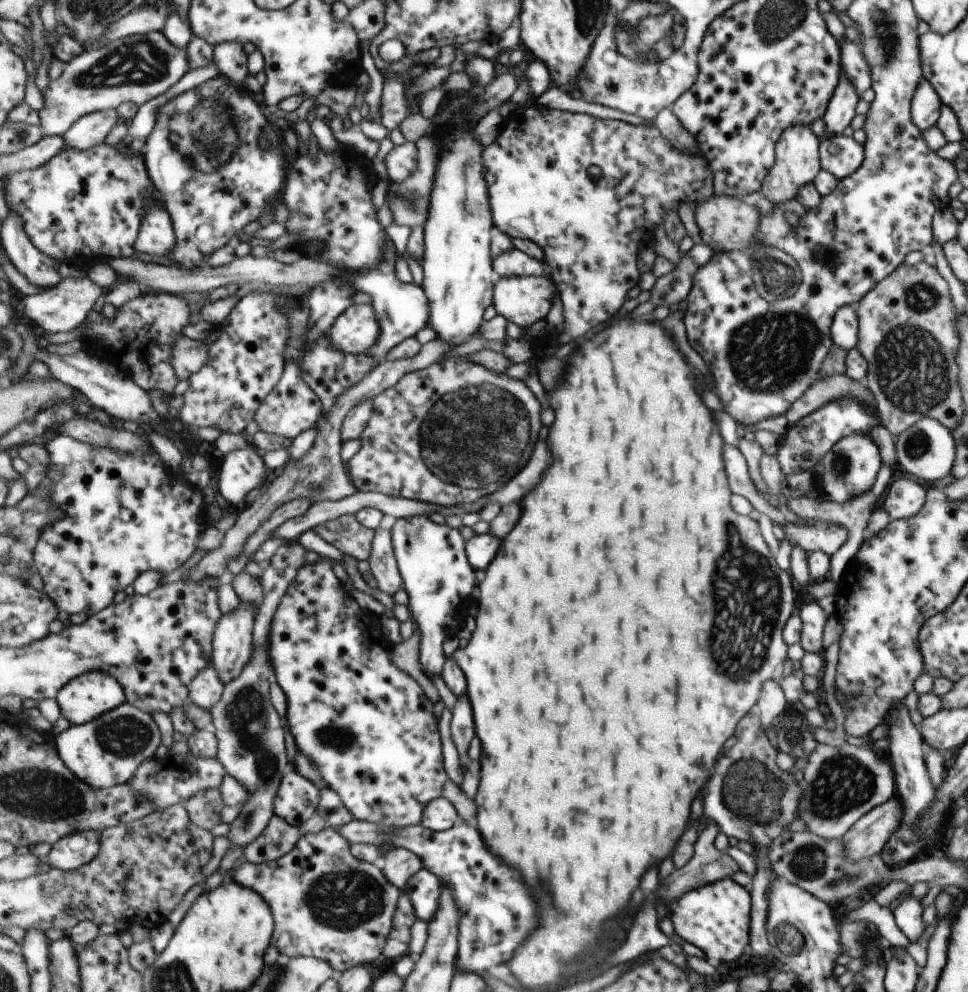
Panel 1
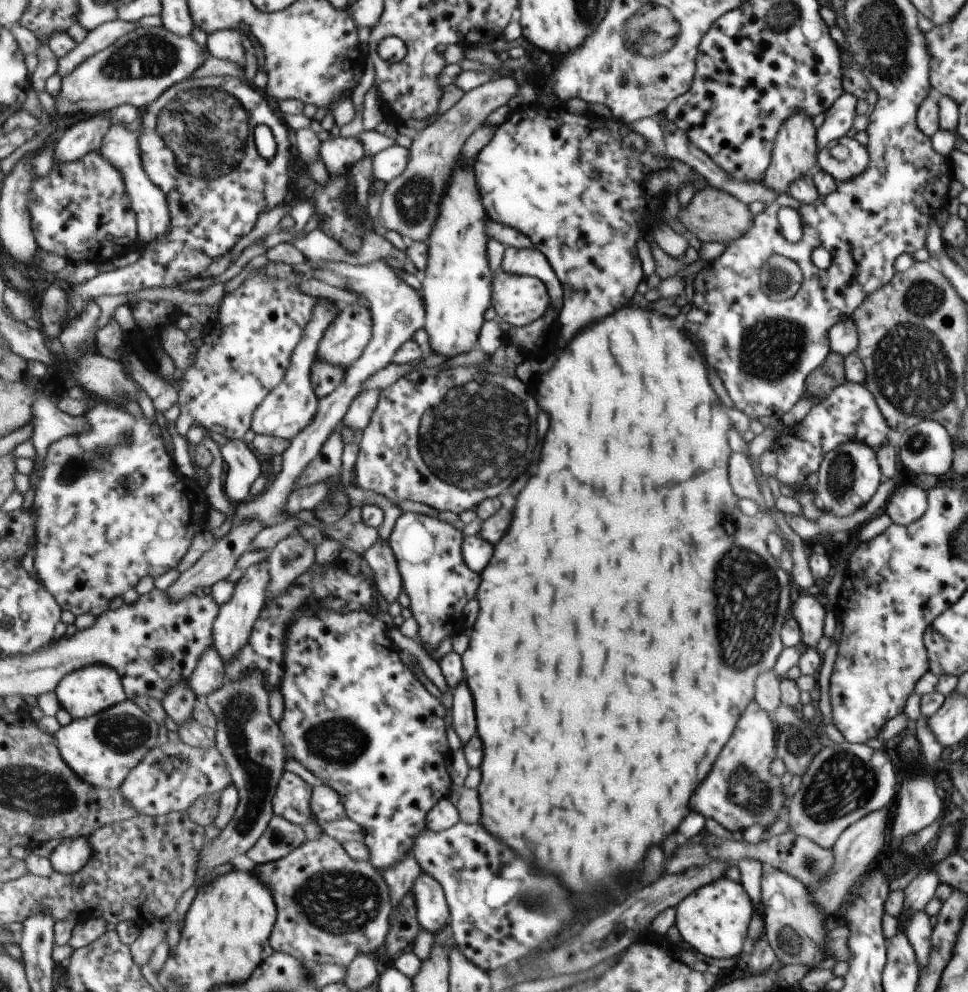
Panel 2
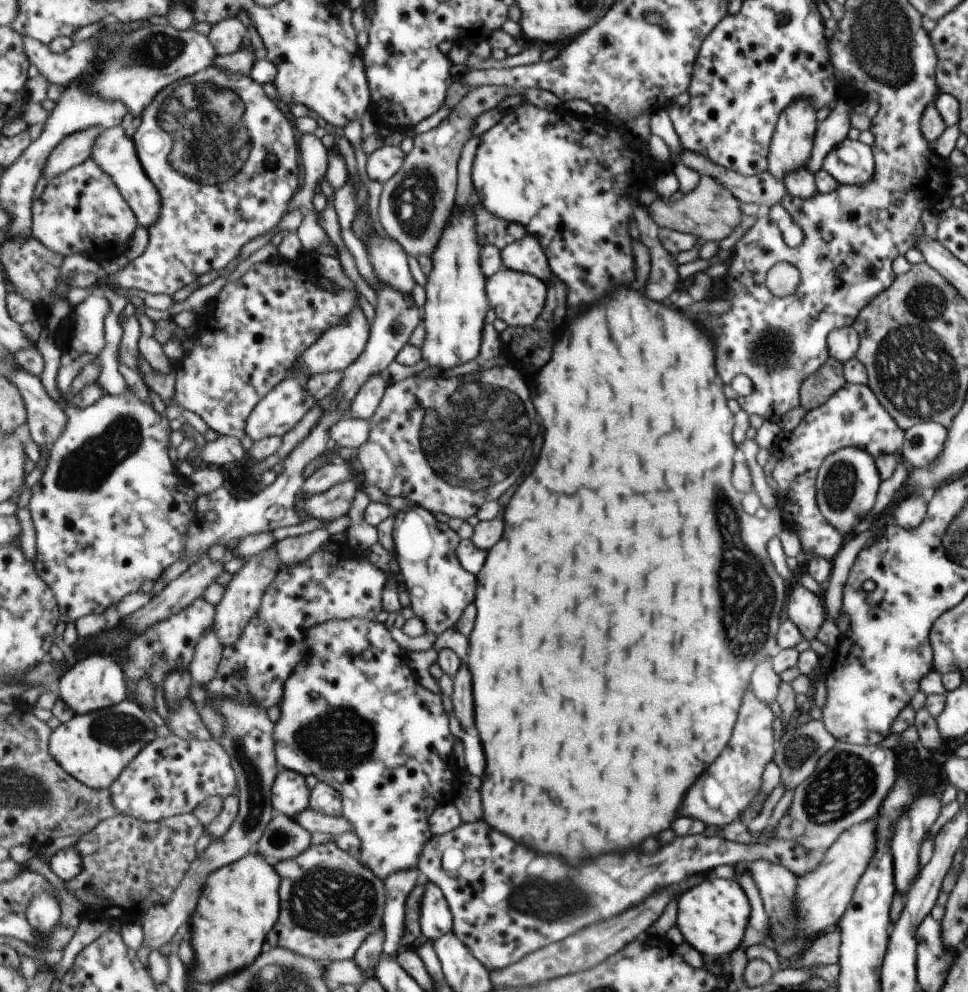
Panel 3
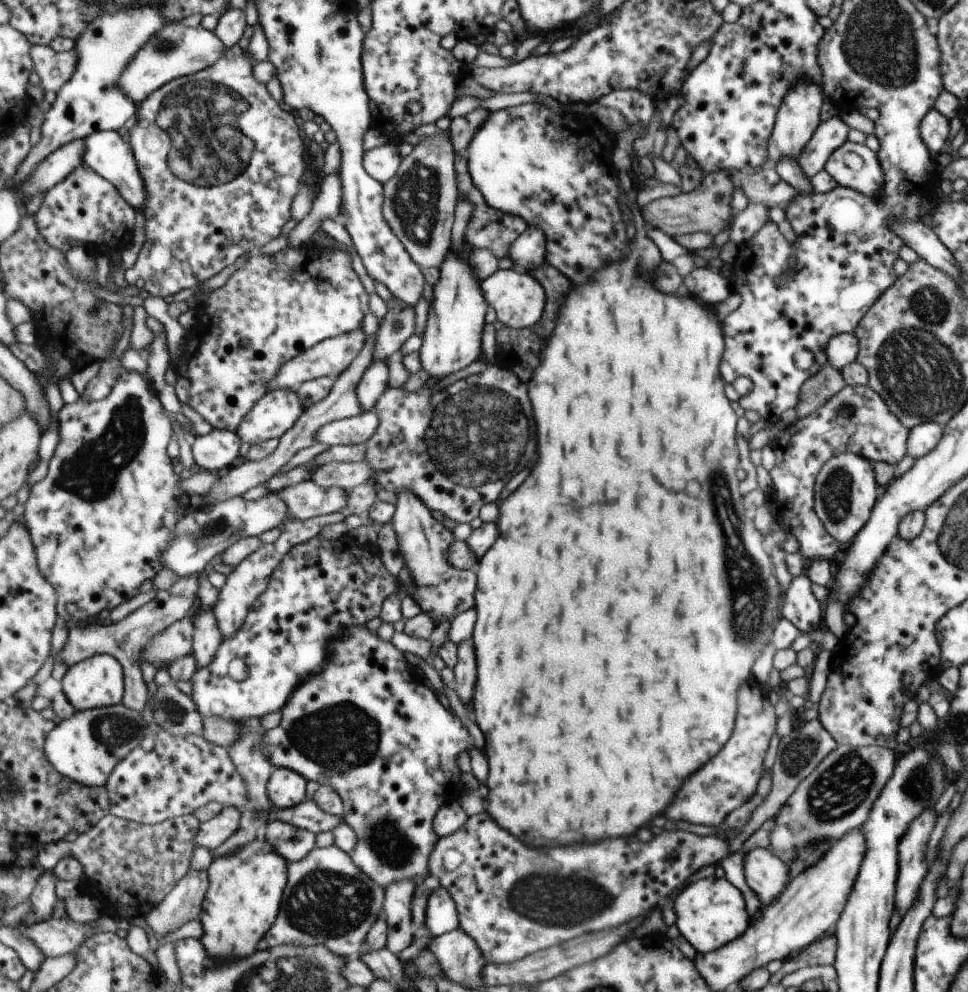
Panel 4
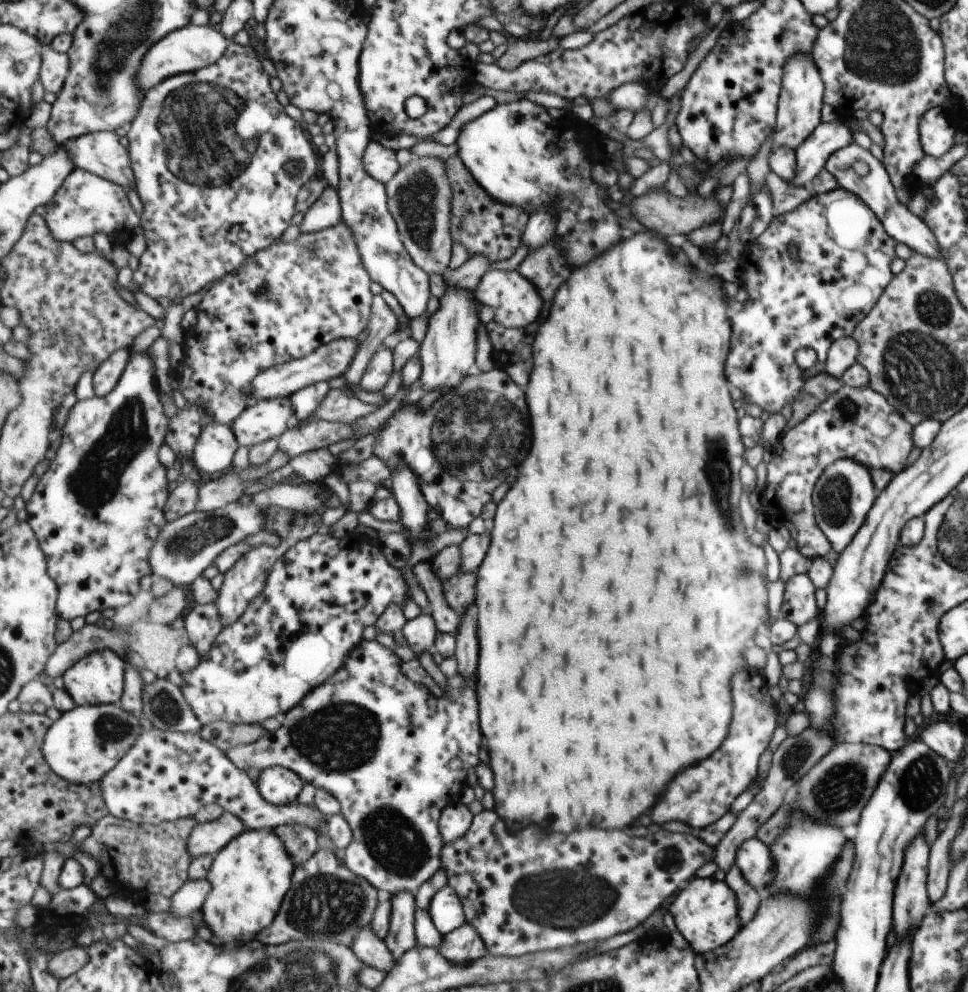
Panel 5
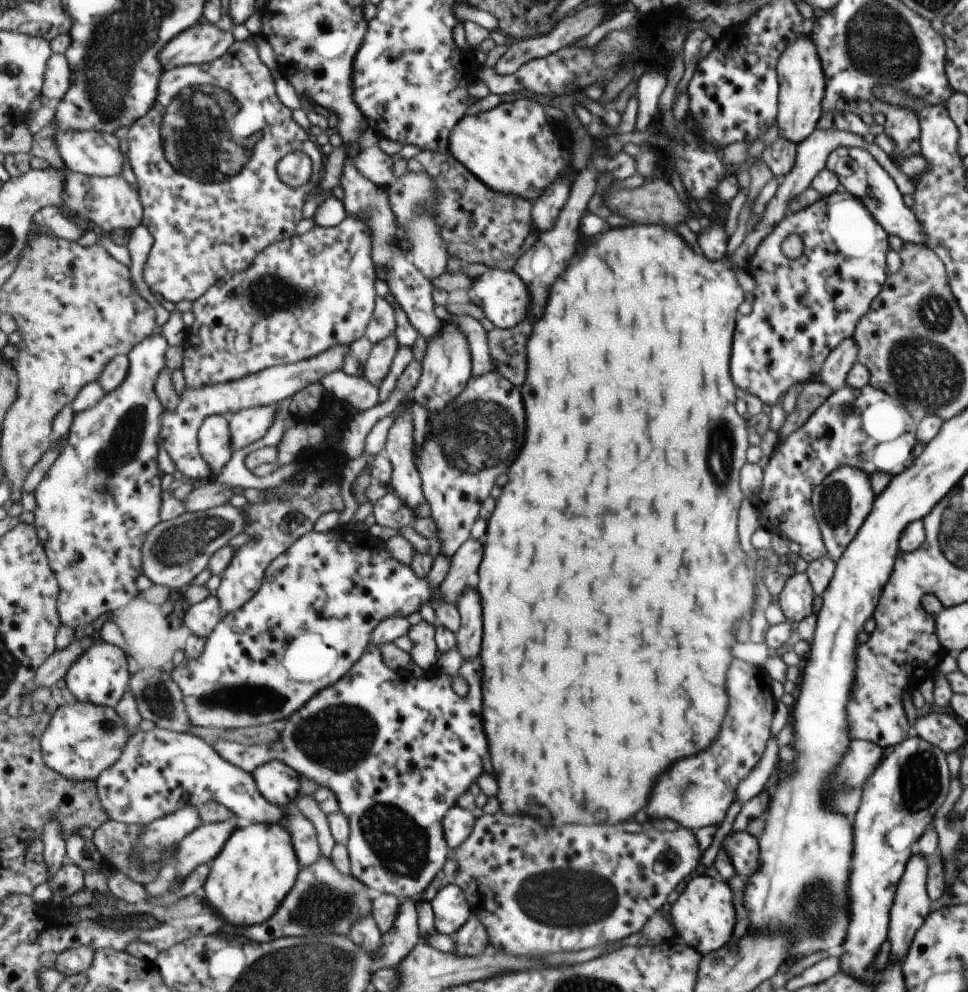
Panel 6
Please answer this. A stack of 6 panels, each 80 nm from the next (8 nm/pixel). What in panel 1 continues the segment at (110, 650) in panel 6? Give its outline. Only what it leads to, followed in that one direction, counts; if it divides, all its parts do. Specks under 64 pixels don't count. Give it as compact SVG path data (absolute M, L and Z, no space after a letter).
M97 671L74 678L60 690L56 700L61 716L72 726L95 721L127 702L121 683L115 677Z

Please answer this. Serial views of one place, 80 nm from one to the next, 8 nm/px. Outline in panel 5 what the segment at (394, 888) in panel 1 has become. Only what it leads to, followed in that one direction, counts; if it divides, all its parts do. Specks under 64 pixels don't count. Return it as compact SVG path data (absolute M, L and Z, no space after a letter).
M320 848L311 859L297 867L293 875L292 889L285 897L277 915L277 922L261 934L265 944L281 944L291 940L330 940L351 947L360 932L369 927L380 906L379 889L365 877L351 870L331 849Z

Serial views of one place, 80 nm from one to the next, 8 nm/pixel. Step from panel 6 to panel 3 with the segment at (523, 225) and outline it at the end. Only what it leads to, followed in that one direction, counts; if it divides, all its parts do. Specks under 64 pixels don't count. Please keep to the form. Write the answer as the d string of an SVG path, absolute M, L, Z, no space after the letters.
M475 200L475 212L478 218L478 235L482 246L496 244L503 250L506 246L523 241L528 236L528 230L523 225L491 214L477 200Z

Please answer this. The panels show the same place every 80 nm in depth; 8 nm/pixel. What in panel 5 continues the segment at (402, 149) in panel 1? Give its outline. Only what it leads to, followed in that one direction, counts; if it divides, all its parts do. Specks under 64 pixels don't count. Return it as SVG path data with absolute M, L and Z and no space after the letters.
M371 141L364 154L364 167L373 178L387 184L399 172L398 151L385 148L377 141Z

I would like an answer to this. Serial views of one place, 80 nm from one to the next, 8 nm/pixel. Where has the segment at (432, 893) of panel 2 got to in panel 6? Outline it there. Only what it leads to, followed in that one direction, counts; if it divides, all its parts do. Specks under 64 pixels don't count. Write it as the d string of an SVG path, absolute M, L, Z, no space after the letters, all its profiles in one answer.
M455 883L442 888L430 903L434 912L435 929L451 935L472 917L472 908L464 890Z

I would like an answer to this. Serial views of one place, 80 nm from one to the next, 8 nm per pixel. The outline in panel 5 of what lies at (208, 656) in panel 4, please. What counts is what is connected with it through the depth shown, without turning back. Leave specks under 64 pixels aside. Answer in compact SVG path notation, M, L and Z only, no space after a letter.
M192 603L182 619L186 640L197 647L203 660L225 627L216 603L206 605Z

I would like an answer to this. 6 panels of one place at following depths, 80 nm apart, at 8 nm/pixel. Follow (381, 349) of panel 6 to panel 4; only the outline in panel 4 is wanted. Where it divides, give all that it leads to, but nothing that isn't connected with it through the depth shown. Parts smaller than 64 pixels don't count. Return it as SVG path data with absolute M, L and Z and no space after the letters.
M390 360L373 361L366 373L362 376L356 394L360 405L365 412L377 409L379 399L389 386L389 368L387 364Z

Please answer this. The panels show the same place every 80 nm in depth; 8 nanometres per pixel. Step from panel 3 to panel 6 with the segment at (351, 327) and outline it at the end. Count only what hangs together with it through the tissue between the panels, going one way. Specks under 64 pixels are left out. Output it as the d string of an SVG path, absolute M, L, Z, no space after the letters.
M337 345L336 348L325 350L324 353L316 357L296 363L269 367L240 381L203 388L185 386L177 410L165 410L162 416L160 446L170 452L176 467L189 482L197 485L199 480L205 480L205 478L213 480L212 467L208 465L208 462L205 462L200 451L199 432L206 418L211 415L229 416L230 413L238 413L243 409L288 402L293 395L309 385L322 382L329 374L341 371L347 355L351 355L349 345Z

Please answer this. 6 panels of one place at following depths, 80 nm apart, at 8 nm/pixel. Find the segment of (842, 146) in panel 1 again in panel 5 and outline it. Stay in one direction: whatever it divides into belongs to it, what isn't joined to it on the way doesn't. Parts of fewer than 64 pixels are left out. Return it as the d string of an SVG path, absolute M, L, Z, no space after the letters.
M851 142L830 154L824 164L824 169L829 171L833 178L836 178L836 182L841 188L858 196L873 211L873 214L876 214L884 230L896 239L897 243L902 242L913 252L927 258L944 260L941 258L942 254L935 235L922 219L911 214L907 207L898 201L897 194L895 194L882 163L873 157L867 149Z

